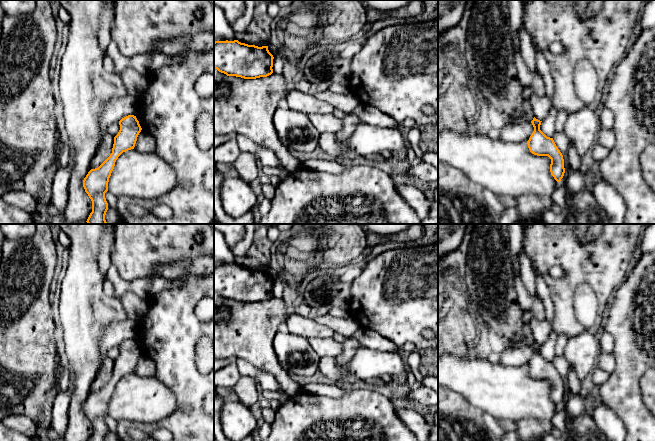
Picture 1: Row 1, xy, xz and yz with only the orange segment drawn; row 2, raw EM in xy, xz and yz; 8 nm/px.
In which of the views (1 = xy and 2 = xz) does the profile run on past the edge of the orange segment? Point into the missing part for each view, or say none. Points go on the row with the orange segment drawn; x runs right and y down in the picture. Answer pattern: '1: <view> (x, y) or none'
1: none
2: none

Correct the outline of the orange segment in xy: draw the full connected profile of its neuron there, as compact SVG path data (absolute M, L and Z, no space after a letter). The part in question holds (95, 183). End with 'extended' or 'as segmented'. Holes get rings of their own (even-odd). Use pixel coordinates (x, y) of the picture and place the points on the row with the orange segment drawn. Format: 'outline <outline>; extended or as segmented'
outline M128 115L119 121L120 130L114 137L114 144L110 156L98 167L91 169L83 180L83 187L92 201L92 212L88 224L107 224L105 215L108 203L105 193L108 182L118 157L128 150L134 149L137 137L142 128L136 116Z; as segmented

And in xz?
outline M238 40L214 42L214 68L227 76L267 77L273 73L273 59L268 46L258 47Z; as segmented

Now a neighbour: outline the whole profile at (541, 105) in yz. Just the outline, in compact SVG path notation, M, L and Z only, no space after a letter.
M533 95L530 99L533 115L536 119L543 121L548 115L552 103L546 95Z

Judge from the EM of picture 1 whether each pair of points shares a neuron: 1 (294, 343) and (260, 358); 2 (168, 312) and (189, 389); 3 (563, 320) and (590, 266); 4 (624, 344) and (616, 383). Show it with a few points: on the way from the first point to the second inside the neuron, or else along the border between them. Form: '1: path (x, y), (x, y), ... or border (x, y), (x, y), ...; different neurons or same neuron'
1: border (279, 328), (273, 351), (287, 371); different neurons
2: path (171, 331), (171, 343), (178, 370); same neuron
3: path (563, 306), (563, 292), (576, 279); same neuron
4: path (624, 354), (624, 373); same neuron

